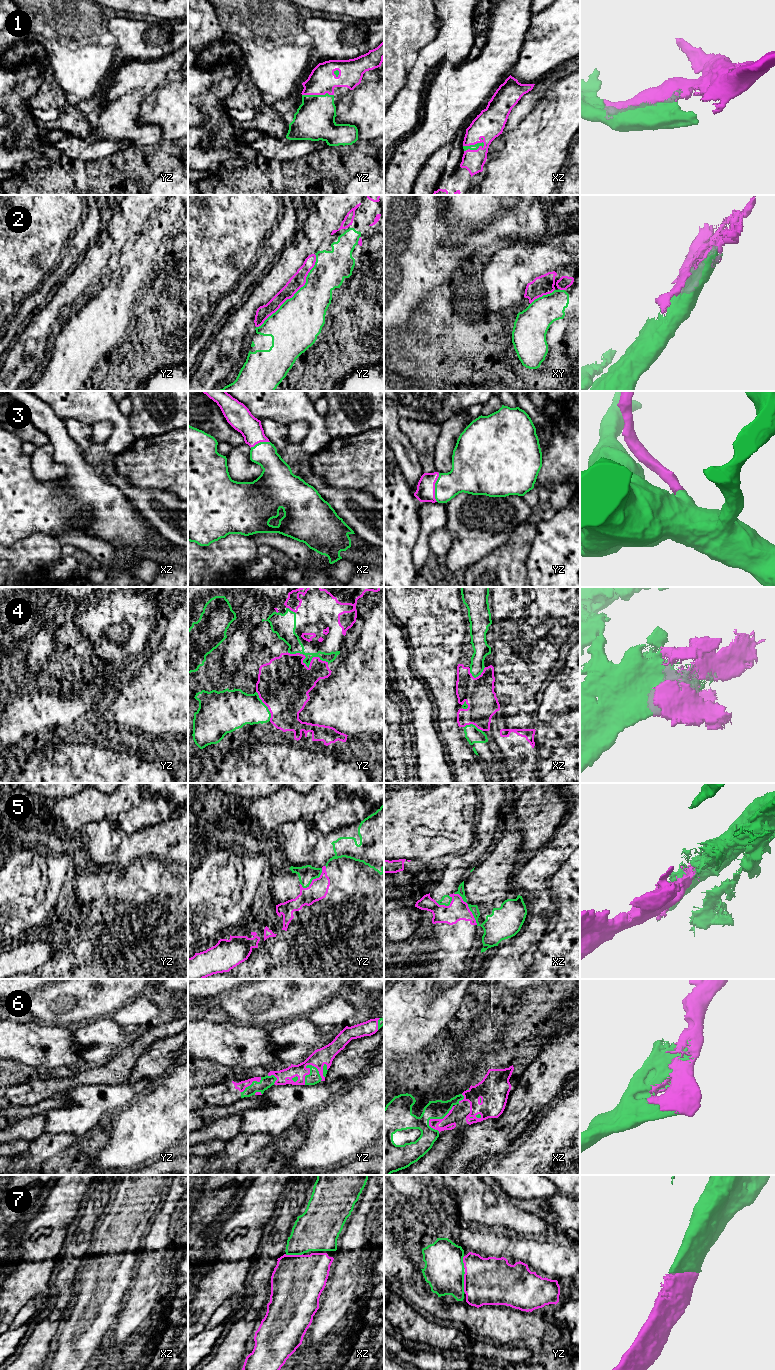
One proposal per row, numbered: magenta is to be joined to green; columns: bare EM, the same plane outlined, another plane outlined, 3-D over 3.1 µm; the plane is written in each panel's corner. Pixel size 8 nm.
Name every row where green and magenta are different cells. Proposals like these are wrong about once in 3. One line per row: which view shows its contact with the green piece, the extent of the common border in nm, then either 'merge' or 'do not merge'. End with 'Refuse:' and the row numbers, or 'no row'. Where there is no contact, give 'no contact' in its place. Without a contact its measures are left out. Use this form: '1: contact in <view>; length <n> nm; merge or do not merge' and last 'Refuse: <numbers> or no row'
1: contact in xz; length 190 nm; merge
2: contact in yz; length 750 nm; merge
3: contact in yz; length 240 nm; merge
4: contact in yz; length 340 nm; merge
5: contact in xz; length 320 nm; do not merge
6: contact in yz; length 240 nm; merge
7: contact in yz; length 170 nm; merge
Refuse: 5

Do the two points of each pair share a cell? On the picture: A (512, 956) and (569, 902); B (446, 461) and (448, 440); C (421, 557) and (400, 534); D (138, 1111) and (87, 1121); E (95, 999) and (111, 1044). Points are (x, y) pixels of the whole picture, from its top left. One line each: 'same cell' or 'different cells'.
A: same cell
B: same cell
C: different cells
D: different cells
E: different cells

